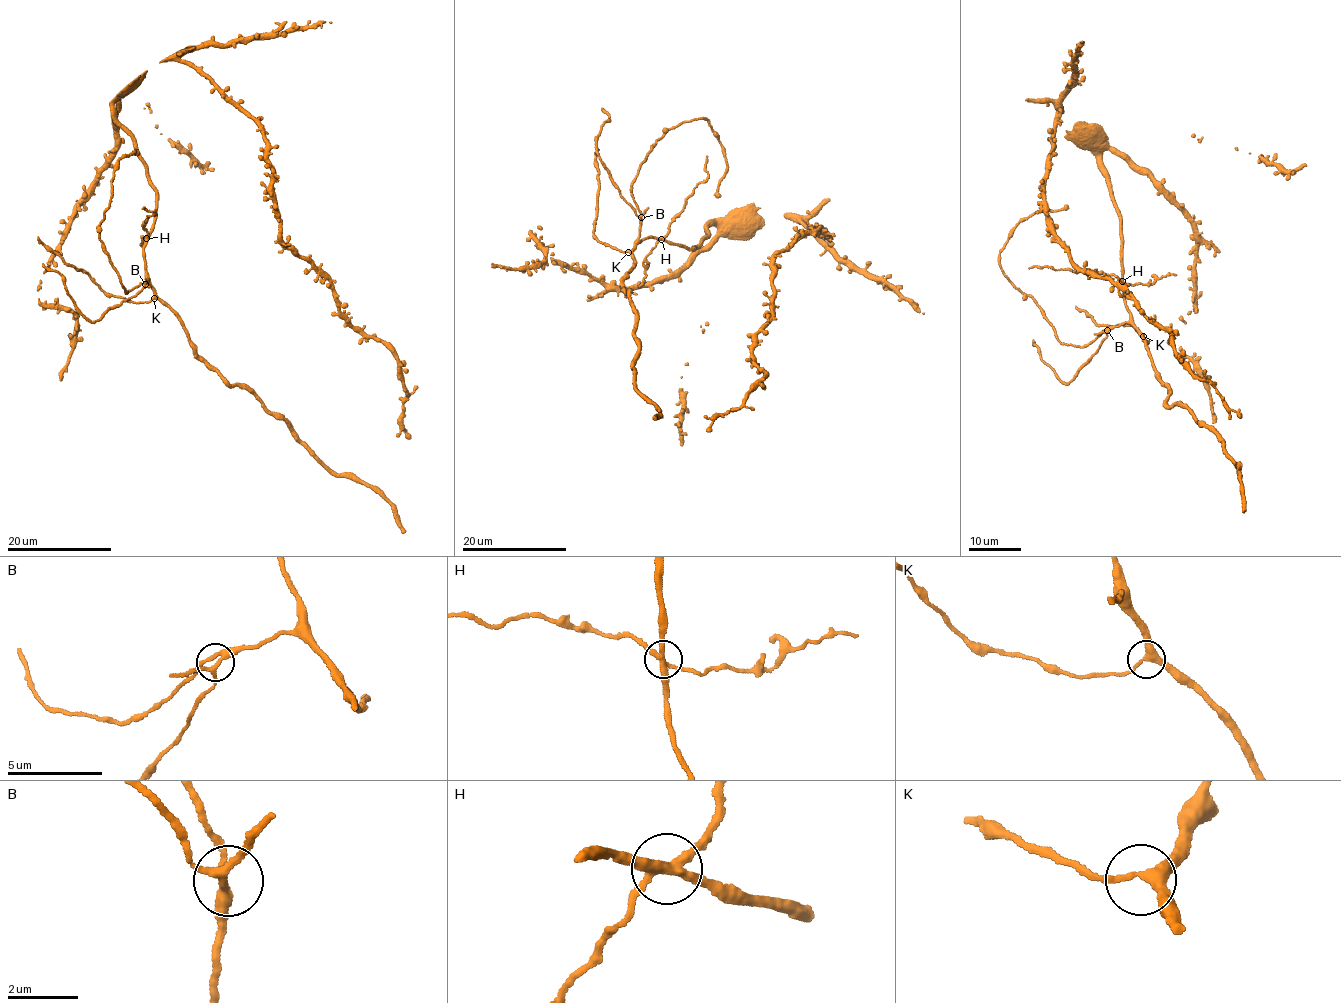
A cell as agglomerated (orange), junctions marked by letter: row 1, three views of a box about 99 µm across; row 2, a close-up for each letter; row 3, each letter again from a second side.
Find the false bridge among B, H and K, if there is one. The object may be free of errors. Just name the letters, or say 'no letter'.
H

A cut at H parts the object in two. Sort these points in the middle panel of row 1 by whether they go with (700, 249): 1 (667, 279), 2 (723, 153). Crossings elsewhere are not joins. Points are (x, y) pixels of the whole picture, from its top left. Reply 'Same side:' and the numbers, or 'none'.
Same side: 1, 2

